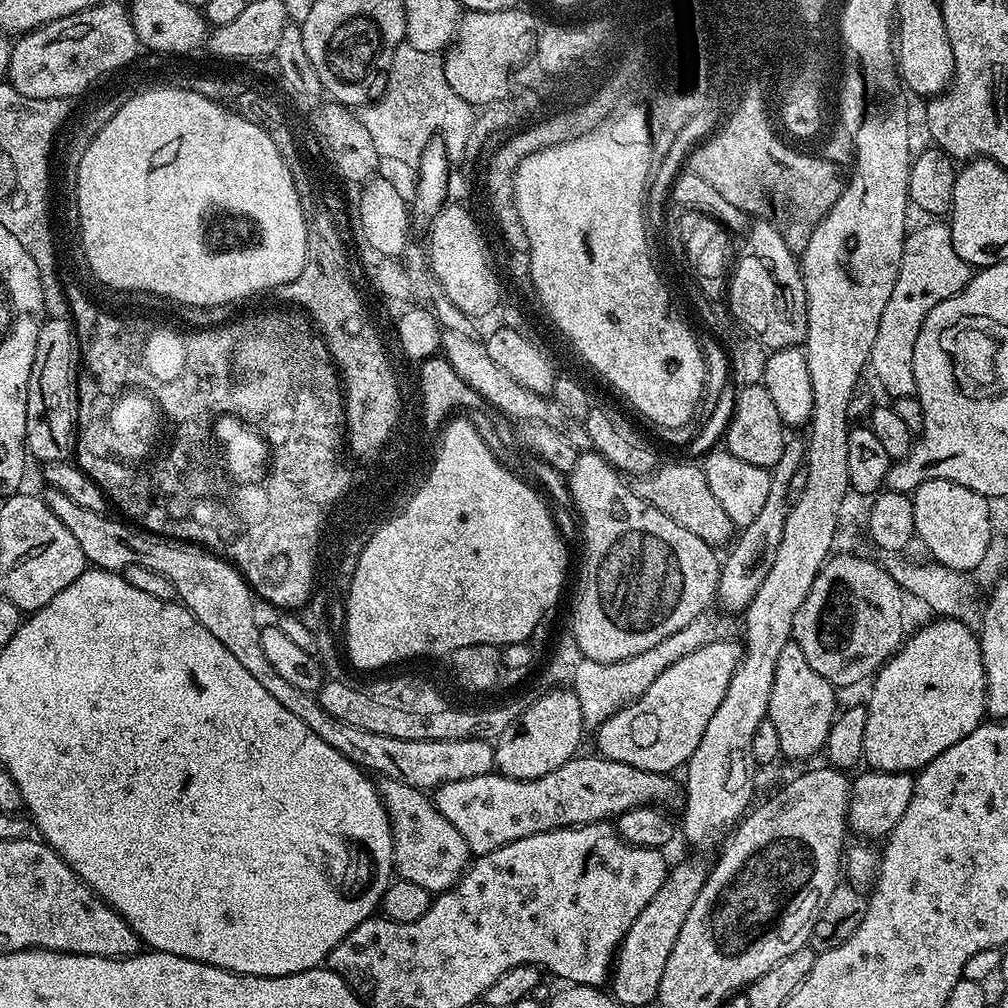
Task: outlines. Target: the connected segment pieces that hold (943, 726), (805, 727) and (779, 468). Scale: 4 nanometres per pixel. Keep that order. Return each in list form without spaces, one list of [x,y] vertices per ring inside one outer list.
[[[934,620],[913,636],[911,633],[871,681],[863,759],[869,769],[915,773],[985,719],[988,687],[977,633],[962,626],[960,620]]]
[[[794,642],[782,646],[778,657],[778,666],[774,669],[774,690],[770,690],[770,706],[766,719],[774,722],[774,730],[778,730],[778,746],[780,755],[788,760],[808,760],[812,755],[823,753],[824,743],[830,734],[830,726],[838,715],[836,708],[837,689],[818,670],[810,667],[810,662],[806,662],[806,654]]]
[[[789,439],[785,443],[782,458],[778,458],[778,462],[770,469],[772,477],[770,478],[770,494],[766,497],[766,506],[762,506],[762,510],[755,516],[754,522],[739,529],[738,535],[731,545],[732,553],[726,558],[723,557],[715,603],[721,604],[725,608],[725,610],[723,609],[725,613],[743,613],[744,609],[750,606],[758,586],[762,586],[766,574],[770,574],[770,566],[774,566],[774,554],[778,554],[778,546],[782,542],[782,530],[786,530],[792,476],[801,471],[805,451],[806,444],[803,439]]]

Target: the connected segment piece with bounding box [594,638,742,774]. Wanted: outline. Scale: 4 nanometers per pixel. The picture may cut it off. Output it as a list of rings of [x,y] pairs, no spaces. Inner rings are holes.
[[[725,638],[712,641],[701,649],[694,650],[692,654],[678,659],[673,665],[667,666],[644,694],[618,709],[596,729],[595,751],[605,760],[626,762],[626,766],[634,766],[638,770],[672,774],[675,773],[675,768],[683,769],[694,750],[698,750],[698,742],[702,742],[702,734],[706,731],[706,725],[710,723],[714,710],[718,710],[722,698],[726,698],[726,686],[730,686],[730,678],[734,678],[741,655],[741,645],[735,644],[732,638]]]

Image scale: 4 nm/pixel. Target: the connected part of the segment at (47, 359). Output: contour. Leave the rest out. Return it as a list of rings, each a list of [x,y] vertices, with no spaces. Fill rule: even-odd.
[[[45,319],[38,330],[38,346],[34,354],[34,362],[30,370],[28,383],[28,401],[26,402],[26,448],[32,456],[44,464],[52,464],[55,460],[68,460],[76,451],[76,415],[80,401],[80,373],[82,357],[80,344],[76,340],[76,330],[71,321]]]

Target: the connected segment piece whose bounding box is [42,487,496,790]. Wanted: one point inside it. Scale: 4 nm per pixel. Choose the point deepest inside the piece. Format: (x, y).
(211, 587)

